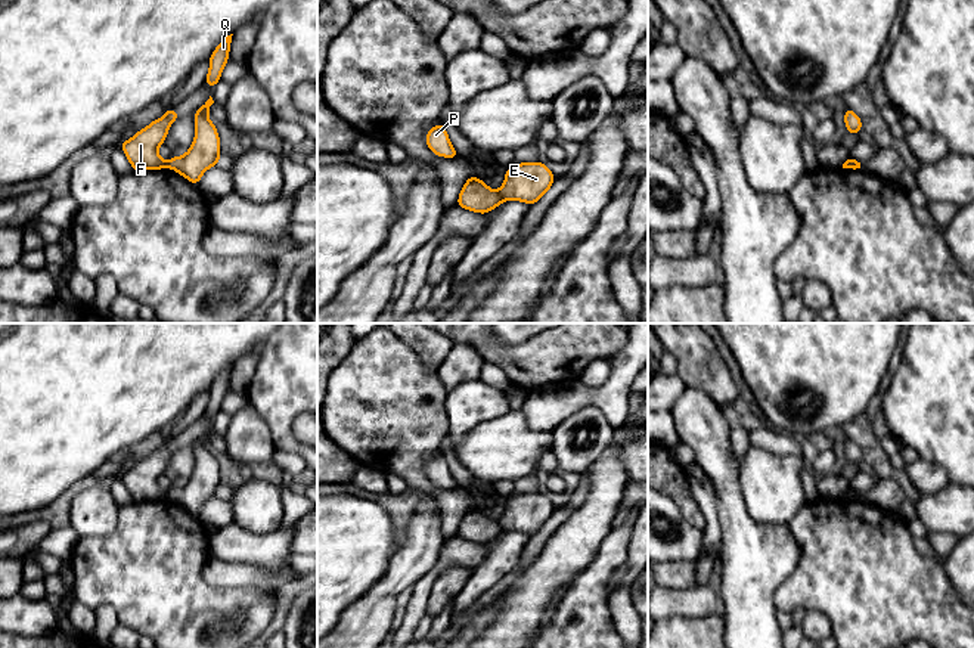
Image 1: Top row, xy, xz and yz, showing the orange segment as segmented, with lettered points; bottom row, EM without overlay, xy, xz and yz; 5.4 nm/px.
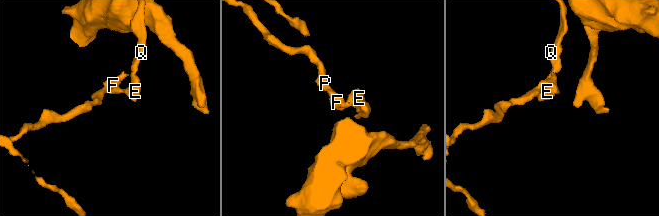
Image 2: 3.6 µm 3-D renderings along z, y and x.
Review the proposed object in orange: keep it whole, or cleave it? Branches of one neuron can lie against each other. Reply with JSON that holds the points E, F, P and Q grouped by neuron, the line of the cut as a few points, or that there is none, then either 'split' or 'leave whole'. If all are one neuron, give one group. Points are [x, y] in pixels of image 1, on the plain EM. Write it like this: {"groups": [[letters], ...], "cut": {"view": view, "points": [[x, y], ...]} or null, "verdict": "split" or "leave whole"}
{"groups": [["E", "Q"], ["F", "P"]], "cut": {"view": "xz", "points": [[498, 521], [503, 530]]}, "verdict": "split"}

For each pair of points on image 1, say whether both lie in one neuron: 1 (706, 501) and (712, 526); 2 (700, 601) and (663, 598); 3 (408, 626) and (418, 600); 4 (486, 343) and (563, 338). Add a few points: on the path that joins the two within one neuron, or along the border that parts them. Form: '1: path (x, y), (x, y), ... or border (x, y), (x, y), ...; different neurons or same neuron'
1: path (709, 507), (712, 520); same neuron
2: path (691, 601), (672, 601); same neuron
3: path (410, 620), (416, 605); same neuron
4: path (505, 353), (543, 353); same neuron

